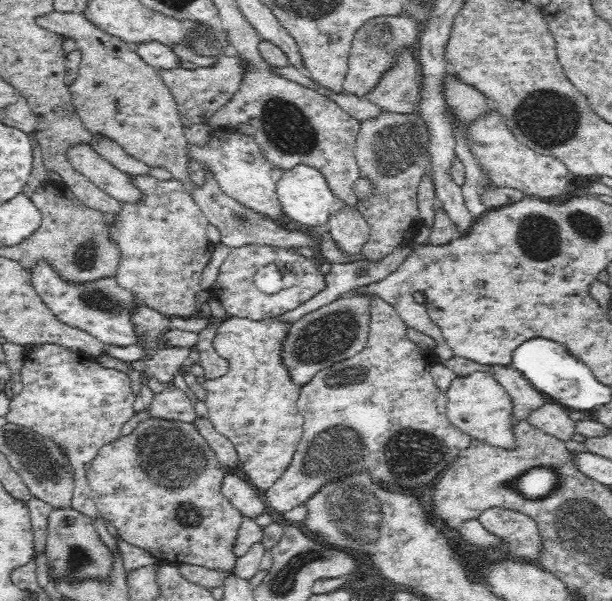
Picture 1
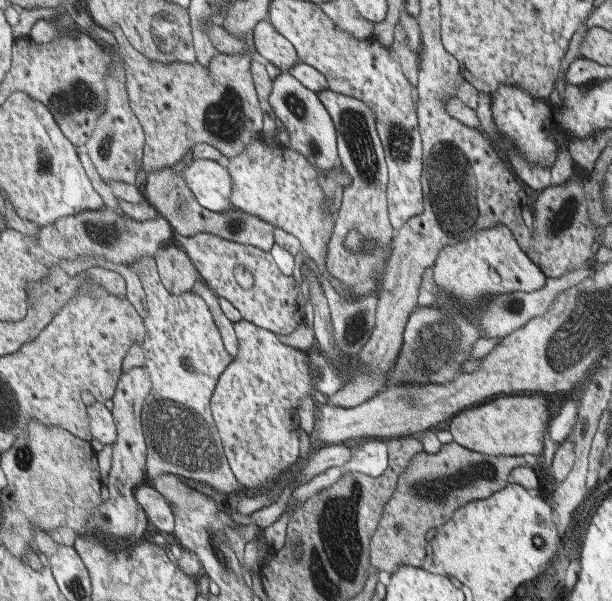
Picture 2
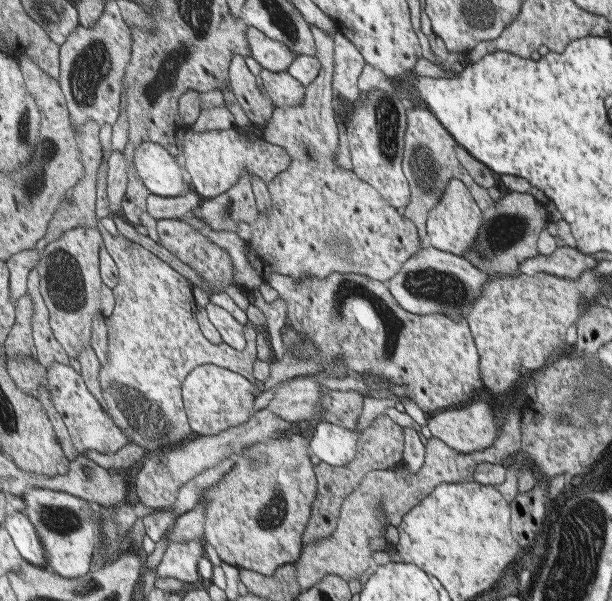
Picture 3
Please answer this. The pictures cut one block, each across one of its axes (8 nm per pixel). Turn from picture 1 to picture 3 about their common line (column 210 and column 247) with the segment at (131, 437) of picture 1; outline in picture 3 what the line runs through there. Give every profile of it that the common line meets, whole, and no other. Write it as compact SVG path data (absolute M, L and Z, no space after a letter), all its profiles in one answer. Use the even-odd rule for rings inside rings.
M299 432L286 433L280 439L268 439L264 443L256 443L252 447L246 447L240 455L232 457L231 470L226 479L218 486L211 488L202 503L208 506L209 519L207 522L206 542L212 543L219 551L220 556L230 565L247 570L258 571L263 576L270 576L276 570L287 563L294 563L300 556L302 548L302 530L310 520L310 502L316 494L316 478L312 472L312 464L308 460L308 437ZM290 460L294 466L298 466L302 476L294 476L296 470L290 466Z

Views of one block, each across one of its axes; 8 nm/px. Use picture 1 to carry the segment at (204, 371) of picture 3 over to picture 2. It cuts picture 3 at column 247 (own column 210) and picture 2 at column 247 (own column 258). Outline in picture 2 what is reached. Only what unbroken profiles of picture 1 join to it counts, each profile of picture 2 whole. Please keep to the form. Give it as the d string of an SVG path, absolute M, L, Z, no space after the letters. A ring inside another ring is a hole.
M242 319L233 327L239 351L217 384L212 400L214 416L234 476L248 492L263 491L298 462L298 424L292 420L290 410L298 408L302 398L314 398L318 390L312 384L304 351L282 344L276 334L253 322Z

